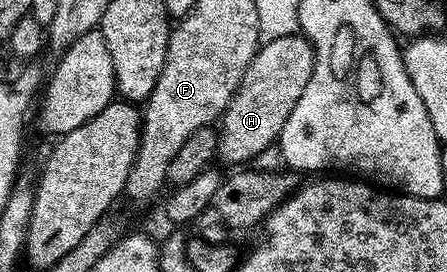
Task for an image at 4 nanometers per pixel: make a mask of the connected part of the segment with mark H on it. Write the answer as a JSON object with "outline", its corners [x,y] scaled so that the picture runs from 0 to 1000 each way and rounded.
{"outline":[[[671,121],[642,136],[617,140],[604,158],[584,158],[573,195],[562,210],[562,239],[544,268],[530,335],[519,371],[508,386],[503,419],[490,441],[485,500],[485,563],[499,588],[521,607],[548,607],[555,592],[573,588],[602,540],[613,537],[629,507],[633,460],[642,460],[642,430],[651,430],[651,401],[660,401],[669,357],[678,357],[678,327],[687,327],[687,298],[696,298],[696,268],[705,239],[700,169]]]}

